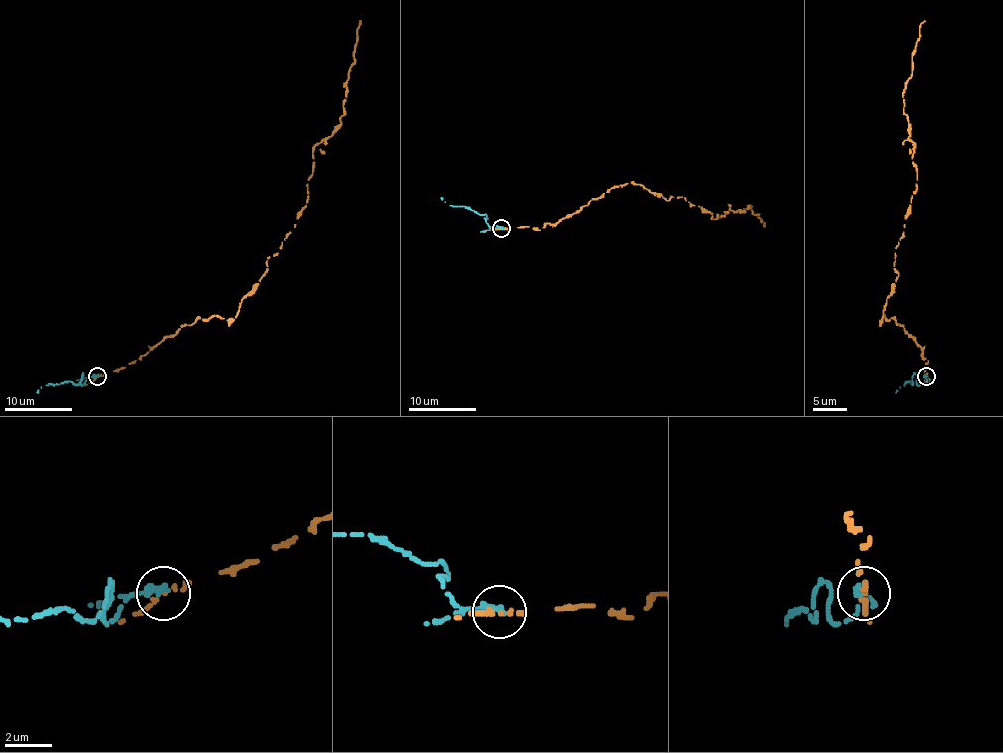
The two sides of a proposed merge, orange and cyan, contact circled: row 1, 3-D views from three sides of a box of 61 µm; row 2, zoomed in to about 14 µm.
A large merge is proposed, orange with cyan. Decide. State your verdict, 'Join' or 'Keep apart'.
Keep apart

